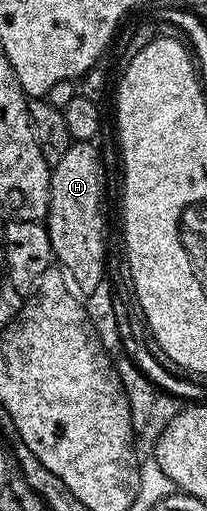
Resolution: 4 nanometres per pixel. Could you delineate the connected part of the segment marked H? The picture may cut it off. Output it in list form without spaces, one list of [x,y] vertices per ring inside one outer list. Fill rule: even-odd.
[[[89,141],[74,142],[69,151],[65,151],[65,155],[61,155],[61,159],[53,166],[49,211],[45,222],[58,268],[63,270],[70,284],[83,295],[96,290],[97,285],[105,280],[103,268],[107,265],[107,245],[103,242],[103,157],[97,146],[98,144]]]

